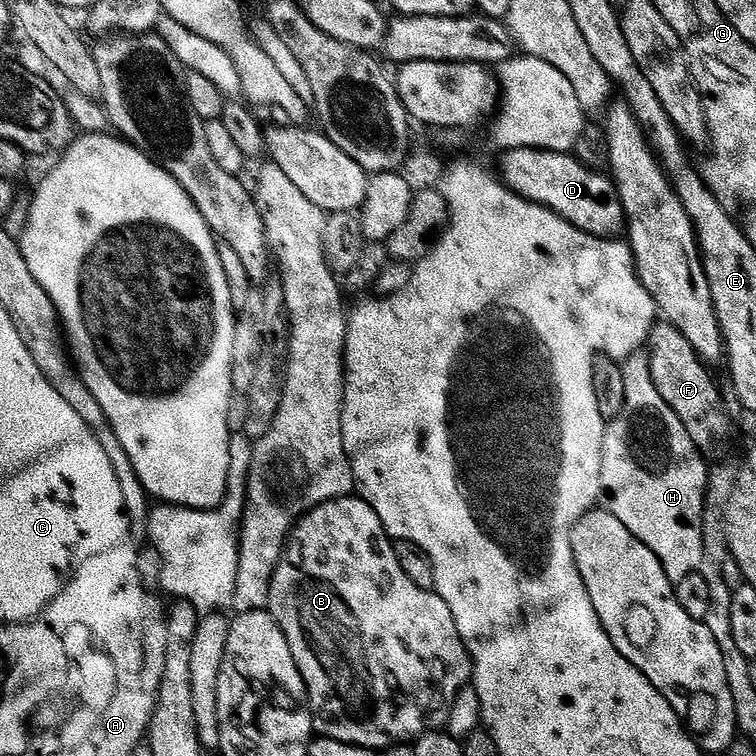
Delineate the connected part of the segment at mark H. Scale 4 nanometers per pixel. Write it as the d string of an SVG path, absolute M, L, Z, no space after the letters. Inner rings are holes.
M652 376L638 378L636 385L638 391L626 398L629 405L640 410L637 416L627 417L630 426L629 437L637 437L640 440L652 439L653 444L639 444L632 438L622 442L620 456L624 456L624 452L631 449L632 476L640 476L640 480L608 480L608 485L602 489L604 495L602 504L610 510L610 514L614 514L614 518L618 518L618 522L622 522L622 526L626 526L626 530L630 530L630 534L637 536L654 553L658 562L662 562L662 570L666 570L666 578L670 578L670 582L676 585L692 572L700 571L703 550L704 493L707 490L710 464L704 461L705 453L694 446L690 434L686 434L686 426L682 426L678 414L674 414L670 406L664 408L666 402L662 394L658 394ZM649 404L652 404L650 409L644 411ZM640 451L644 453L643 458L639 457Z

